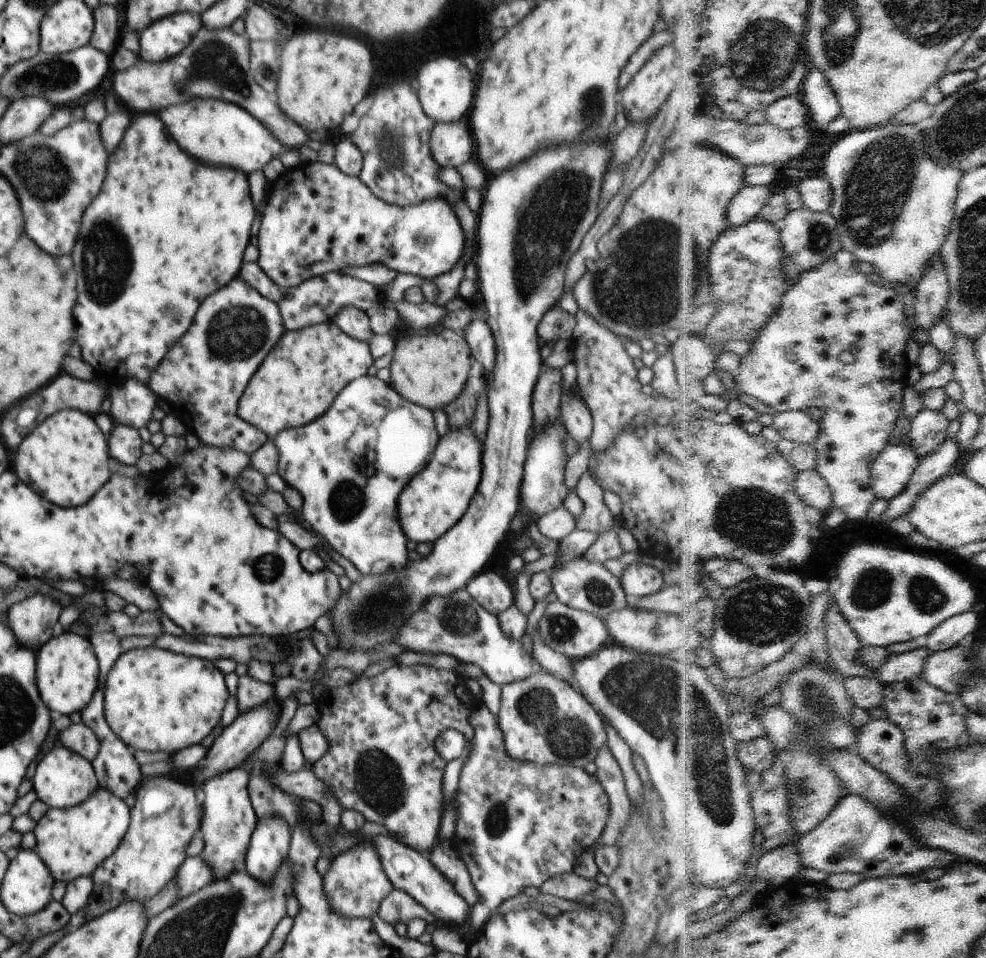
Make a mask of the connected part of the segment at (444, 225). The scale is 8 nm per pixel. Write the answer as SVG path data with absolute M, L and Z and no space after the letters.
M316 161L313 163L301 162L293 169L287 169L282 177L277 181L270 182L268 190L265 209L261 218L261 225L259 228L258 245L259 258L257 263L260 268L266 273L266 276L273 280L281 289L287 291L289 288L298 286L301 282L309 278L320 276L330 271L340 272L348 266L366 266L369 264L382 263L398 273L406 273L411 275L418 275L426 279L434 279L440 274L450 272L454 265L464 256L464 248L466 248L466 234L460 225L460 220L456 213L454 213L453 206L444 198L436 197L425 200L422 203L415 205L408 205L407 207L391 205L389 202L374 196L367 184L362 182L359 177L348 176L344 174L336 165L329 165Z

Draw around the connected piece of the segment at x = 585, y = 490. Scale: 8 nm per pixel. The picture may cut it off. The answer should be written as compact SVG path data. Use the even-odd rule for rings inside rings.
M586 471L574 491L583 502L583 512L577 518L576 529L599 535L615 527L615 516L604 503L604 490L595 473Z

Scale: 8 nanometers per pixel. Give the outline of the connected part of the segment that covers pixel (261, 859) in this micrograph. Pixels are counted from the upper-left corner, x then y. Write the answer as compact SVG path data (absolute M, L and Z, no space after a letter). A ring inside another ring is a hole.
M280 817L258 819L245 858L247 873L270 883L289 853L291 828Z

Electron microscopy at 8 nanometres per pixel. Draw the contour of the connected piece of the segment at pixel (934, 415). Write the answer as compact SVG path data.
M924 408L912 420L911 446L922 459L927 459L939 452L948 440L950 418L942 411Z

